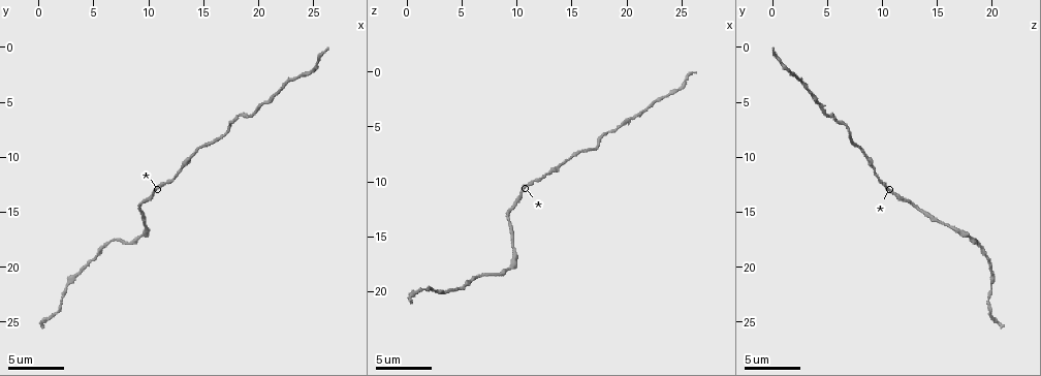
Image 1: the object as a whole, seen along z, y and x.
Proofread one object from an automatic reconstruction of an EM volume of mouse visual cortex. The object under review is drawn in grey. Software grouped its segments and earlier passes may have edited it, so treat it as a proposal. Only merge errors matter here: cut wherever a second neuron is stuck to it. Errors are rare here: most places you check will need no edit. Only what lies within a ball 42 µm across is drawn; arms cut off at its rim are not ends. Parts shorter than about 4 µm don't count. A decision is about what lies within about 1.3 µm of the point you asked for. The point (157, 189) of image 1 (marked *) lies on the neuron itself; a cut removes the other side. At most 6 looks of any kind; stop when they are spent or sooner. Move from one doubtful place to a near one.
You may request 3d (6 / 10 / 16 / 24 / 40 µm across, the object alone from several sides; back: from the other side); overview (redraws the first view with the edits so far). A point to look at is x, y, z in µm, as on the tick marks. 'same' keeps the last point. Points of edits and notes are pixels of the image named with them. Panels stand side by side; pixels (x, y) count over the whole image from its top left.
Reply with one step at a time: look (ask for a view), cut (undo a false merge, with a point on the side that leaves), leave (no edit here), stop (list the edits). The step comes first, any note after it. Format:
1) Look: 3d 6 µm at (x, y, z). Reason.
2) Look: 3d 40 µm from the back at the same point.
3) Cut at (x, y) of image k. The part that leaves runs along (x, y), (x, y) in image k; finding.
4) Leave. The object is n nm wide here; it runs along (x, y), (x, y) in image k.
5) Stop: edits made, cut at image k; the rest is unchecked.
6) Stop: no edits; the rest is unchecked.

Look: 3d 6 µm at (7.0, 17.6, 18.4). A narrow waist.

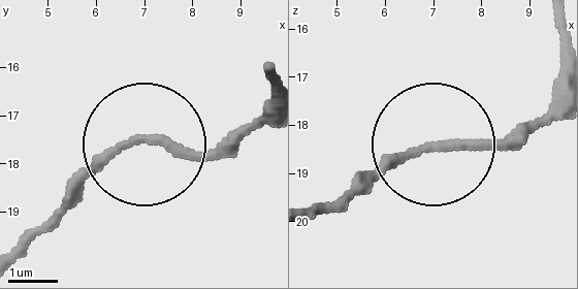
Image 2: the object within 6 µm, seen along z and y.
Leave. Continuous, no second neuron.

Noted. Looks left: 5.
Look: 3d 10 µm at (14.0, 10.0, 8.4). Thick turns thin.

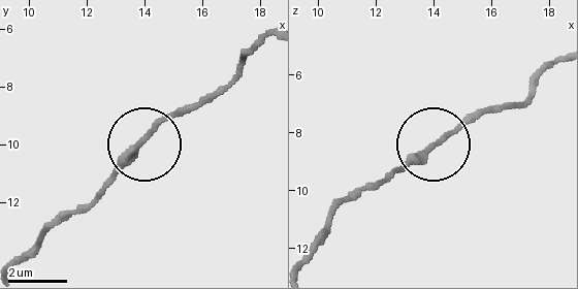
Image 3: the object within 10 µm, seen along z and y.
Look: 3d 6 µm at (14.0, 9.8, 8.5).

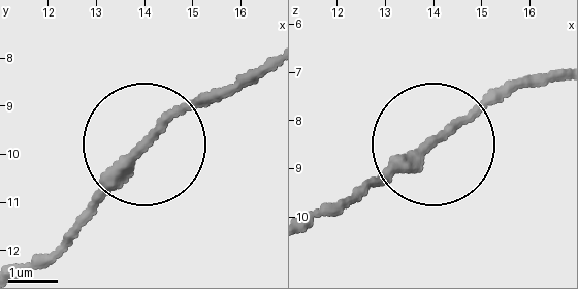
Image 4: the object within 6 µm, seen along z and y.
Leave. The object is 200 nm wide here; continuous, no second neuron.

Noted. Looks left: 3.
Look: 3d 10 µm at (3.0, 21.6, 20.0). Calibre changes.

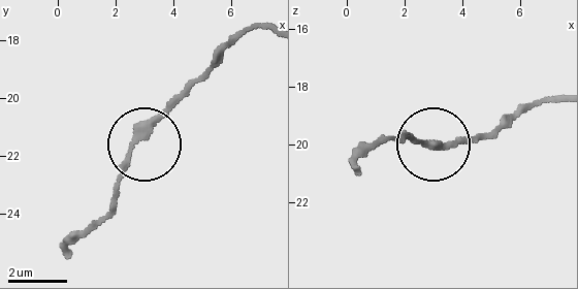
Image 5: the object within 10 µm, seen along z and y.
Leave. The object is 260 nm wide here; it runs along (271, 31), (243, 34), (161, 116), (111, 210) in image 5; all the same neuron.

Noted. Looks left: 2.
Stop: no edits; the rest is unchecked.

